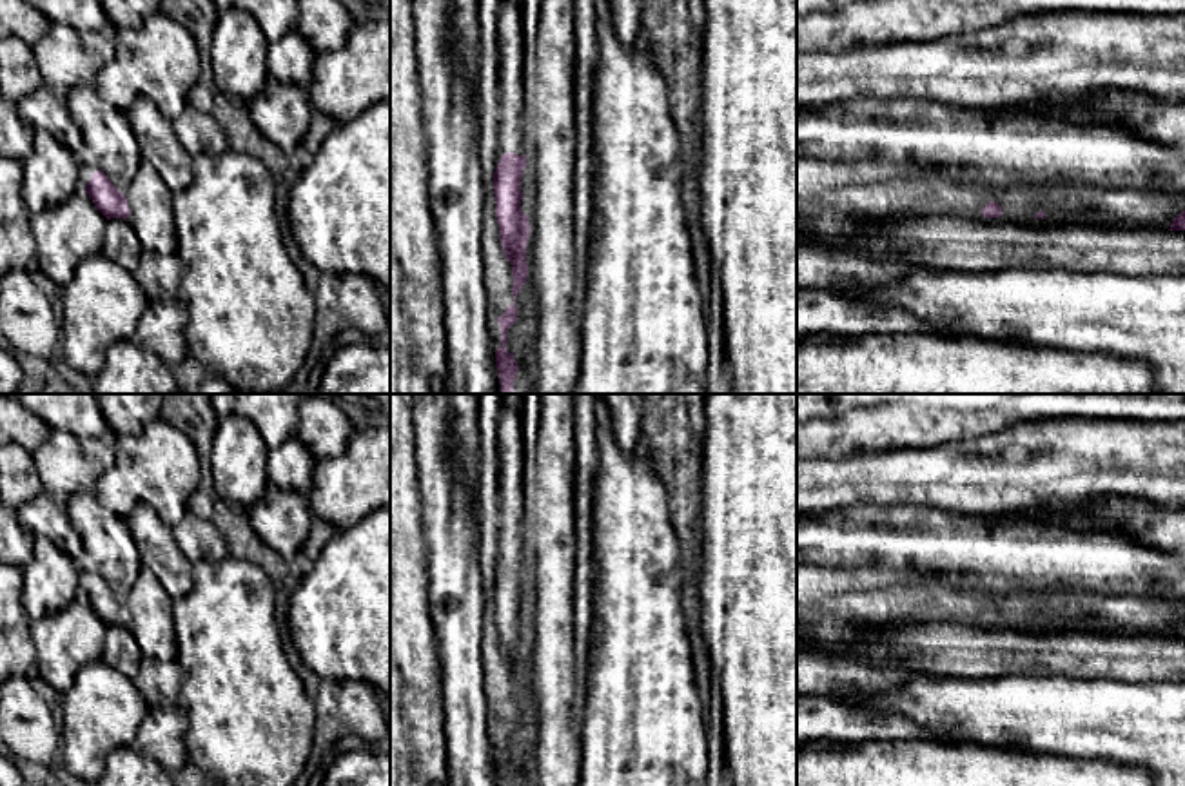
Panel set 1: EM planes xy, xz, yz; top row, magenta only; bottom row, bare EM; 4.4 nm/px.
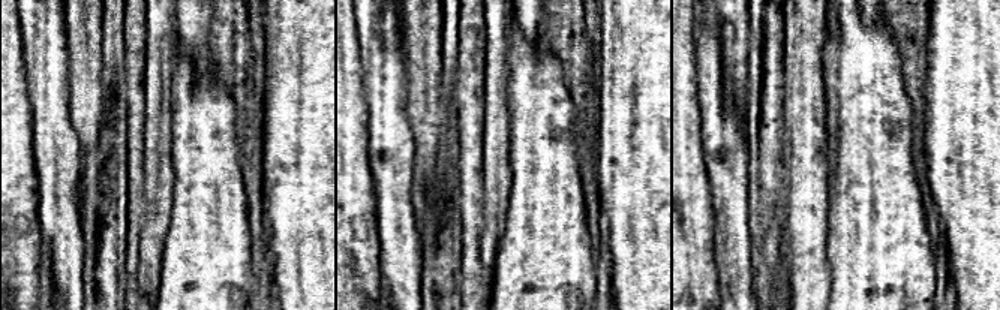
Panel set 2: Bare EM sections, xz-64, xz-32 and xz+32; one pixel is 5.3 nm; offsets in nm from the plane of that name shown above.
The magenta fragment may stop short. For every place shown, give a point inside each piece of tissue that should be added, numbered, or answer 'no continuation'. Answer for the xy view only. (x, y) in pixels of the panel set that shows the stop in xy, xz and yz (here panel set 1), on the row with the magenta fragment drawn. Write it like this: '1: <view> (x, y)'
1: xy (88, 167)

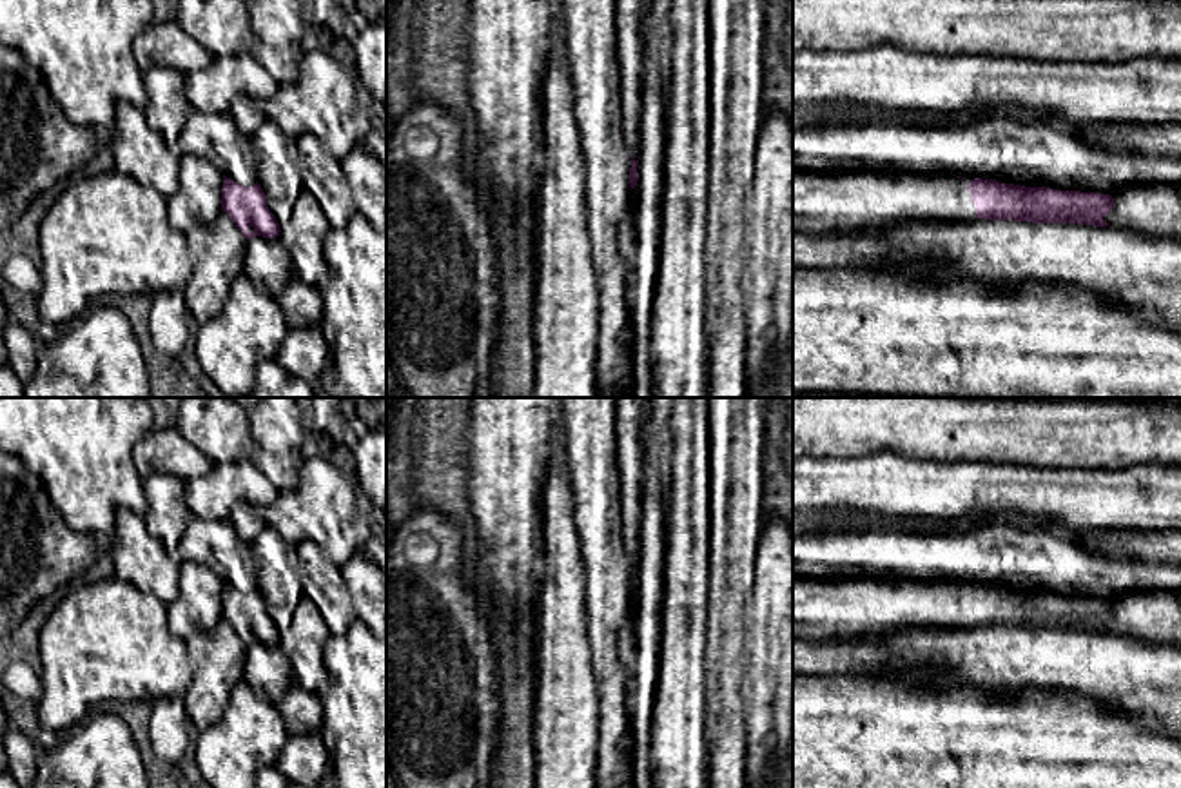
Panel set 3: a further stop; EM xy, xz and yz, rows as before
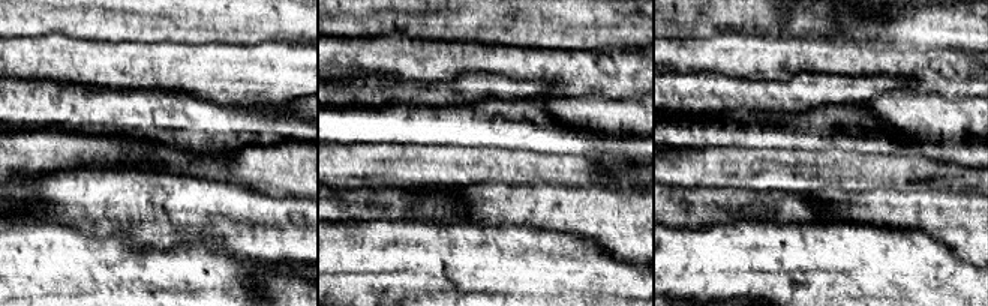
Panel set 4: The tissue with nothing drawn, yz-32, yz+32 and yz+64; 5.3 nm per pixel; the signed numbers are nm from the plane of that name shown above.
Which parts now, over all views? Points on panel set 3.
1: yz (822, 202)

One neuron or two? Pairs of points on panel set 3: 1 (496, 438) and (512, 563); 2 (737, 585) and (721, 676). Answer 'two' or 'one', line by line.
1: one
2: one

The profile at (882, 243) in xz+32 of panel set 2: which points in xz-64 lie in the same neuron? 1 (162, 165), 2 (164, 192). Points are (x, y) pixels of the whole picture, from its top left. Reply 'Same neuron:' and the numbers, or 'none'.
Same neuron: none

